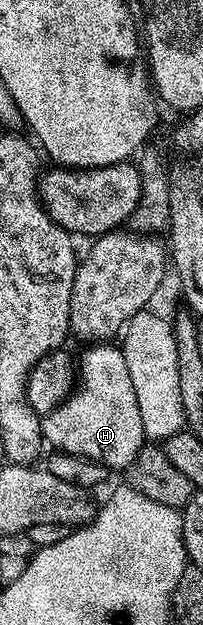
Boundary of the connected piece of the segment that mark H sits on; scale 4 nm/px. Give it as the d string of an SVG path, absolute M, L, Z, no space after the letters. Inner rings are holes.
M96 342L86 348L88 349L81 354L80 360L78 356L78 383L53 412L43 417L42 436L47 443L49 440L53 444L53 449L90 458L106 465L109 470L124 470L146 443L138 400L134 396L133 383L130 382L130 373L126 368L126 358L123 357L121 349L112 342Z

